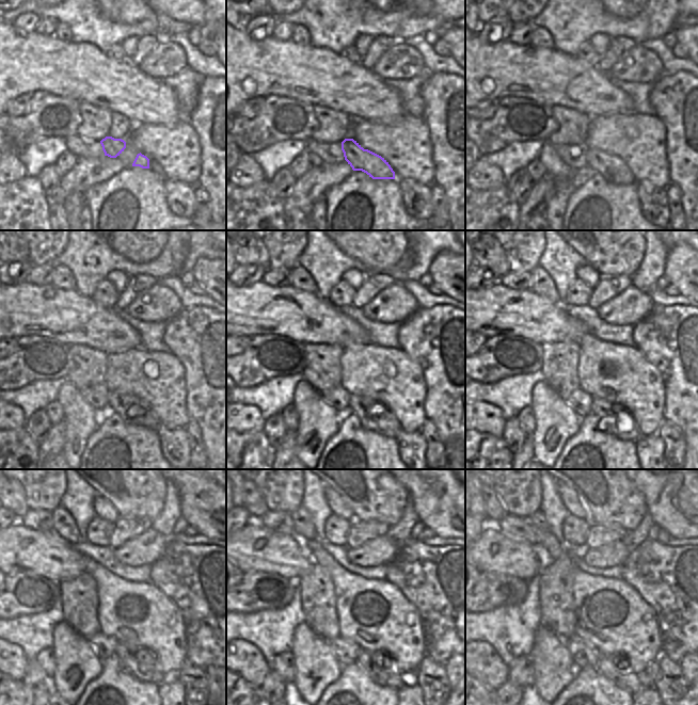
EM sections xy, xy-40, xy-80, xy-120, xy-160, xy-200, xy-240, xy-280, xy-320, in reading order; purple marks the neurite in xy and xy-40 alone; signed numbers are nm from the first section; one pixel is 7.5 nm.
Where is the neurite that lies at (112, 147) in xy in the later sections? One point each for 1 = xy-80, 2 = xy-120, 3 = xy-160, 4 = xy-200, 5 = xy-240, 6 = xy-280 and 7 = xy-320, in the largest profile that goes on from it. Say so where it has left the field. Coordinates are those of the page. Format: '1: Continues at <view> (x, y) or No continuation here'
1: Continues at xy-80 (612, 167)
2: Continues at xy-120 (119, 403)
3: Continues at xy-160 (360, 405)
4: Continues at xy-200 (602, 409)
5: Continues at xy-240 (153, 673)
6: Continues at xy-280 (387, 677)
7: Continues at xy-320 (625, 679).

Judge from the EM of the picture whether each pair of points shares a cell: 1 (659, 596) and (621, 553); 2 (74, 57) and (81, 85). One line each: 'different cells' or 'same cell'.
1: different cells
2: same cell

